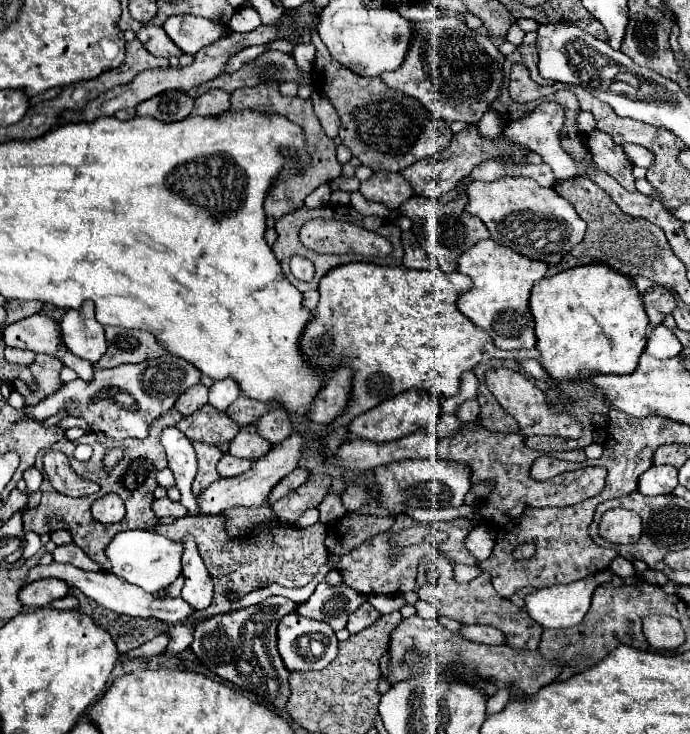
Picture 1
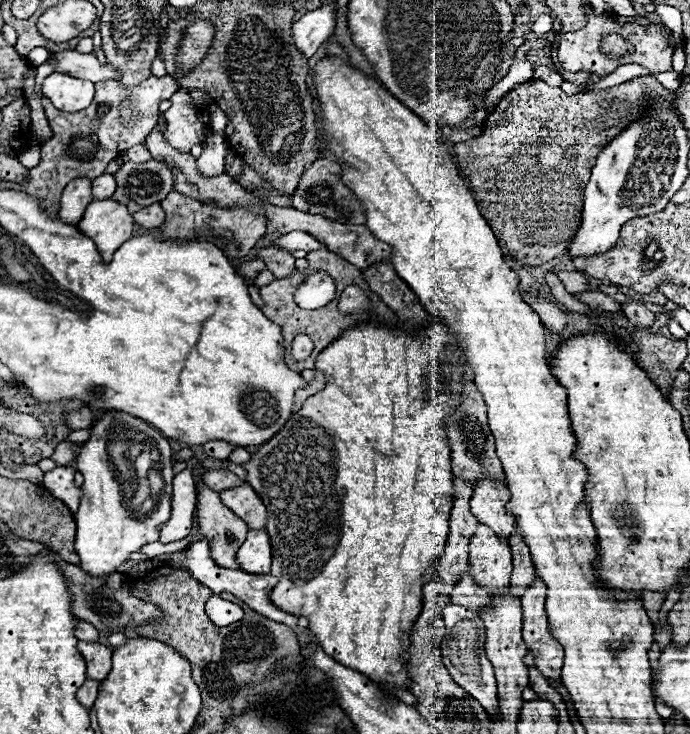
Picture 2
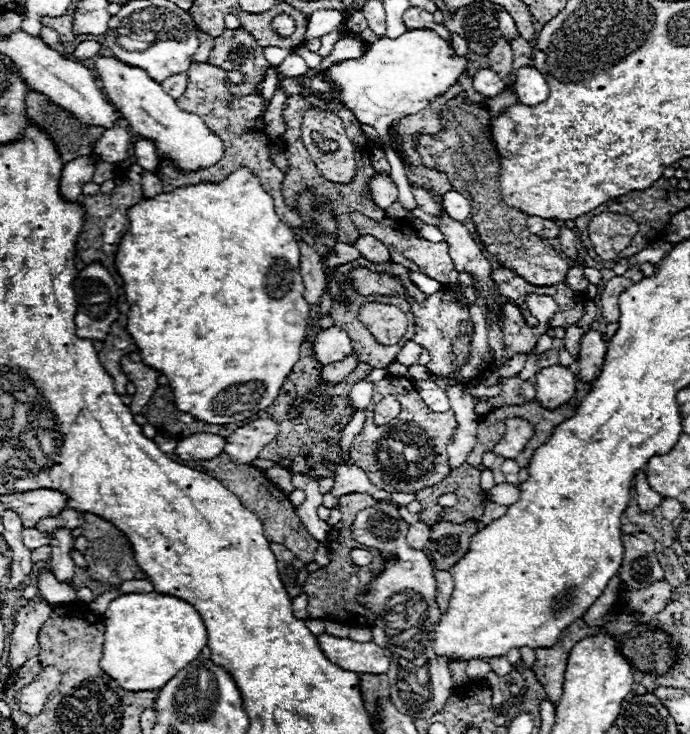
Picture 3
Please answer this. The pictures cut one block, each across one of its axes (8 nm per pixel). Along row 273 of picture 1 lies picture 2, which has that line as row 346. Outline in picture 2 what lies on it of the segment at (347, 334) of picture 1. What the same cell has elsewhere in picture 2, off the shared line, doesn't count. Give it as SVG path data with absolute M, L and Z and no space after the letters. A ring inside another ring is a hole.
M432 318L430 324L426 324L426 328L422 328L416 334L406 334L402 328L388 330L382 324L358 324L356 328L348 328L346 332L342 332L338 340L334 340L334 344L330 344L330 348L324 348L316 360L316 370L320 370L326 376L326 386L314 396L306 398L302 410L296 412L274 438L262 444L258 452L252 454L250 462L244 464L248 472L246 482L256 490L256 494L262 498L262 502L268 508L266 532L270 536L272 552L274 552L272 574L278 576L278 584L272 592L274 604L286 608L286 612L294 612L296 616L306 616L310 620L308 630L314 632L316 642L322 646L322 650L328 656L332 656L336 662L356 672L366 674L372 682L380 686L382 682L402 688L408 688L410 684L410 678L406 676L406 658L408 658L406 648L410 648L408 646L410 628L422 610L422 588L426 580L432 580L434 576L434 560L438 560L438 556L442 554L450 530L450 510L454 502L454 490L452 490L452 470L450 470L450 446L444 430L444 420L458 406L458 398L462 396L462 386L460 386L462 372L440 370L438 356L446 350L448 342L450 342L450 350L456 350L456 354L460 356L462 368L468 370L466 360L462 358L460 344L456 342L454 334L448 332L448 328L442 324L440 318Z

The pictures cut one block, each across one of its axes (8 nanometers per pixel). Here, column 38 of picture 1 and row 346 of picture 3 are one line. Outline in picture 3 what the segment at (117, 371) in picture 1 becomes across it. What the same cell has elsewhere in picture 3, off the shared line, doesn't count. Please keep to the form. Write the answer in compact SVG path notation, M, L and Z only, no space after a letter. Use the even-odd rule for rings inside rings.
M410 340L408 344L404 344L404 346L402 346L402 350L398 352L396 360L398 360L400 364L404 364L404 366L412 366L412 364L416 364L416 362L418 362L420 352L422 352L422 346L418 346L416 342L412 342L412 340Z

